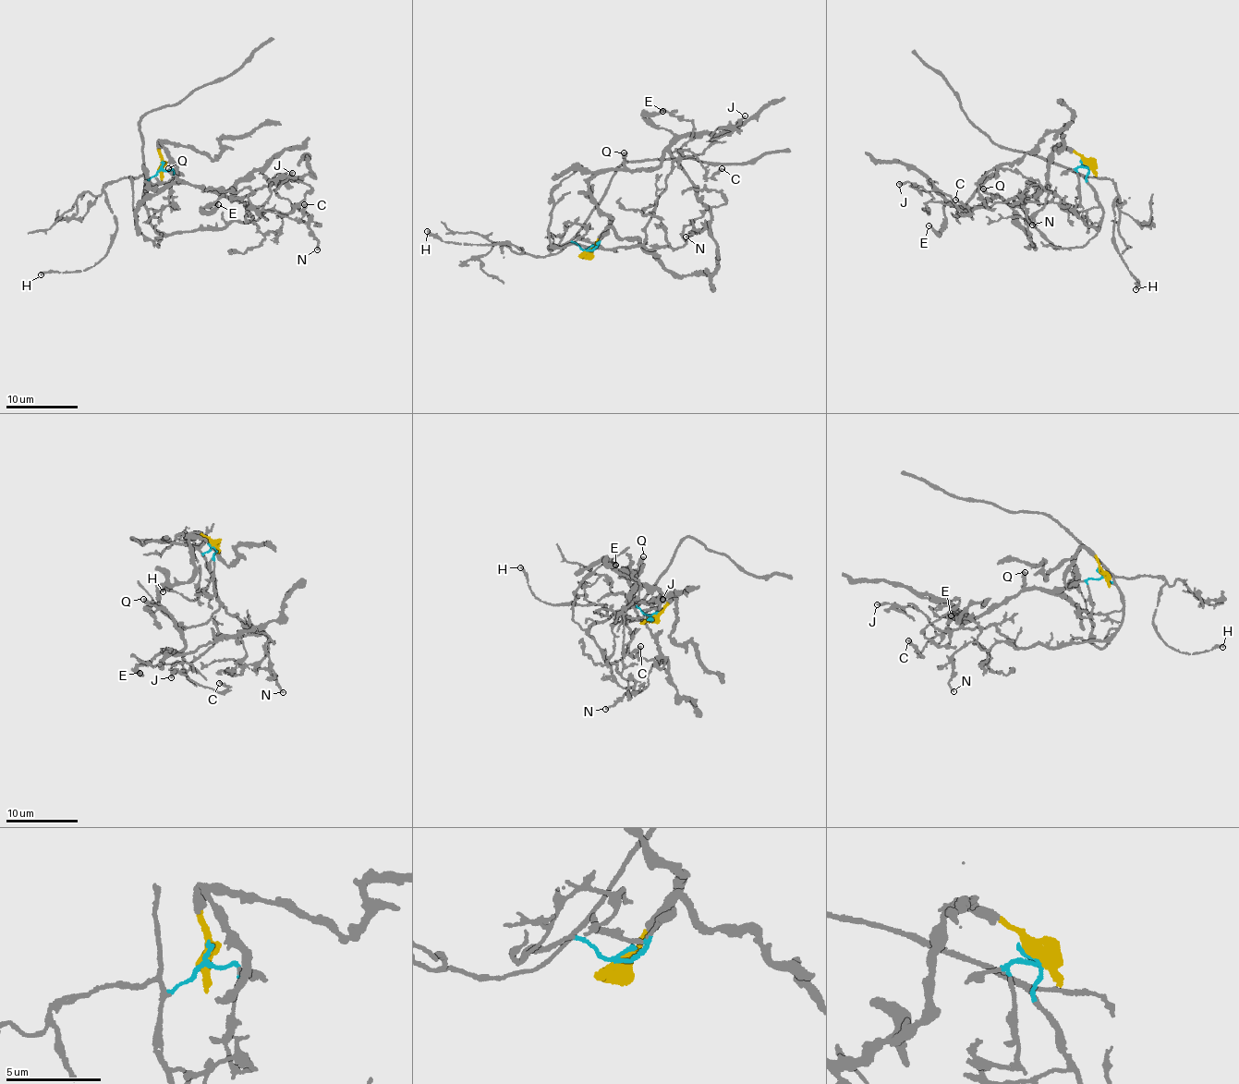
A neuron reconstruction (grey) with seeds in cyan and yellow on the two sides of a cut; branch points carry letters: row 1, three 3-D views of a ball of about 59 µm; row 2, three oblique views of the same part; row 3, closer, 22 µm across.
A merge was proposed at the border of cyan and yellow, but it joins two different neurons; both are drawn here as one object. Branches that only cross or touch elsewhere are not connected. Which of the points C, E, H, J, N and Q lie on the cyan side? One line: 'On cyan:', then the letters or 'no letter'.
On cyan: C, H, J, N

